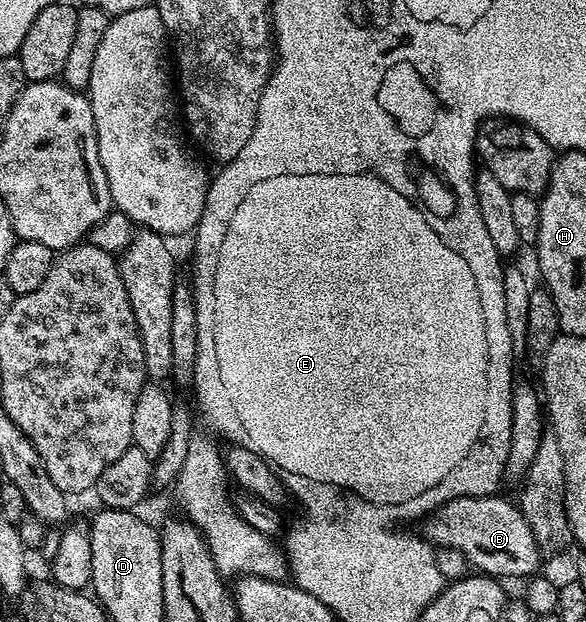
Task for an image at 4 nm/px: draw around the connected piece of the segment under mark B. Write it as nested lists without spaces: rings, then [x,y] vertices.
[[[502,494],[449,500],[425,517],[420,527],[421,535],[431,545],[460,550],[471,566],[487,576],[529,578],[539,571],[538,563],[544,560],[536,546],[536,538],[532,538],[532,526],[528,526],[517,503],[513,499],[505,500]]]

